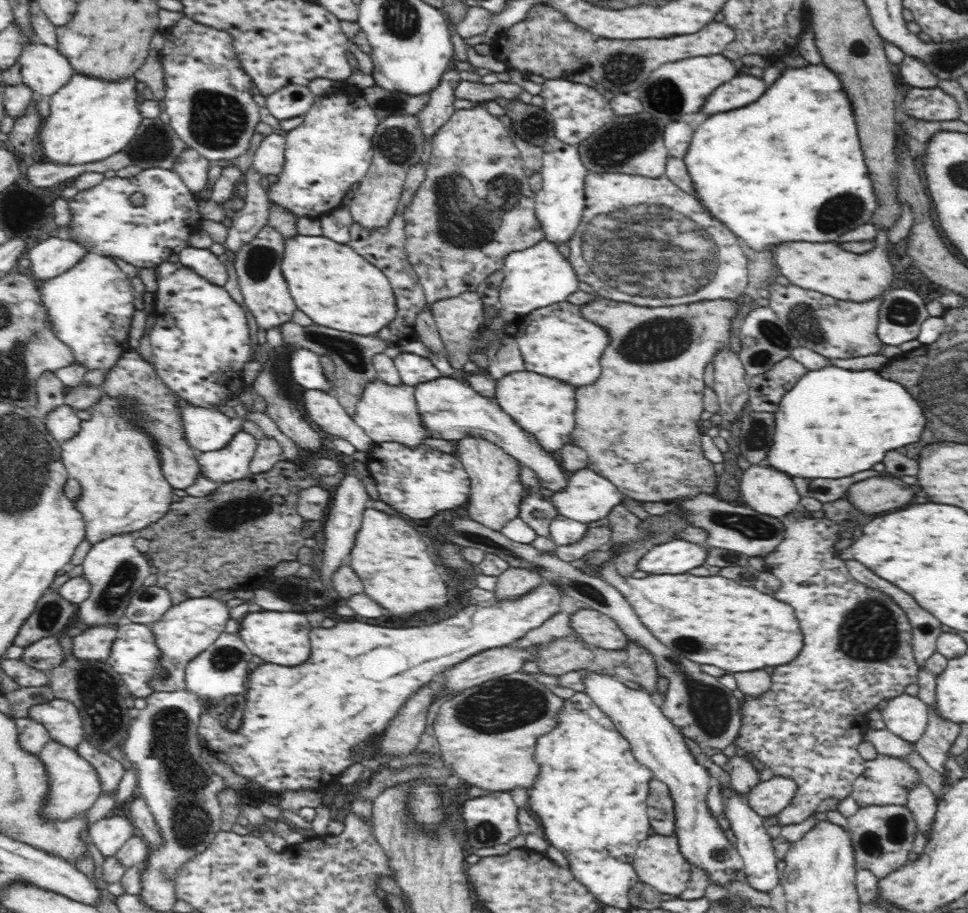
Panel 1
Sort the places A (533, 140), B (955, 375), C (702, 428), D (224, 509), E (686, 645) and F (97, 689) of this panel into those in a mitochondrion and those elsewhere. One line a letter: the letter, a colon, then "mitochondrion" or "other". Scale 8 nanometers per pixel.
A: other
B: mitochondrion
C: other
D: mitochondrion
E: mitochondrion
F: mitochondrion

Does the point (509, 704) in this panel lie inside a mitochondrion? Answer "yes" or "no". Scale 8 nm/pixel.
yes

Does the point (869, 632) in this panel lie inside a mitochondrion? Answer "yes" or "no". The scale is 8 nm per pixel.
yes

